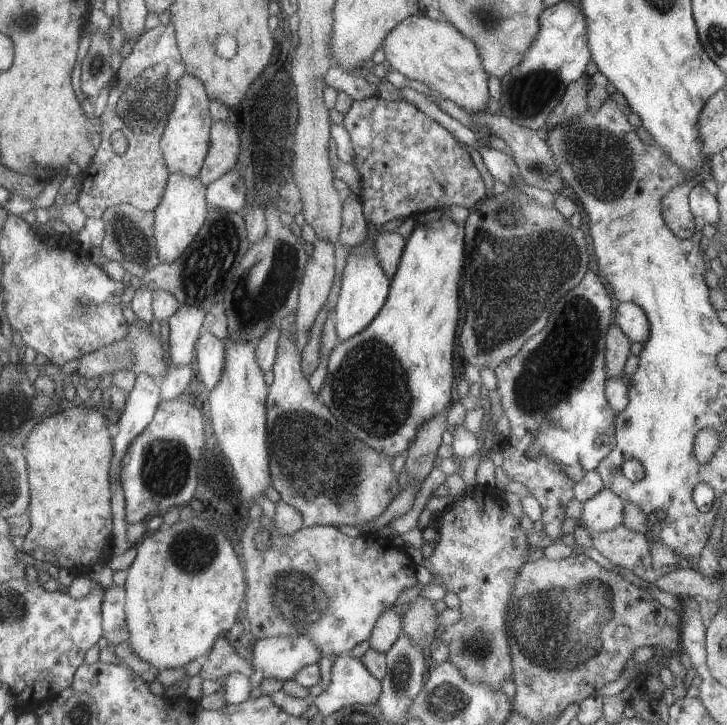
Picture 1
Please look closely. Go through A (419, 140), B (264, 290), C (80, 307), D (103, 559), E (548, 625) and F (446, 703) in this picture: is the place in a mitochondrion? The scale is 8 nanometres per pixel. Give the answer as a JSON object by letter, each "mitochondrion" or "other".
{"A":"mitochondrion","B":"mitochondrion","C":"mitochondrion","D":"other","E":"mitochondrion","F":"mitochondrion"}

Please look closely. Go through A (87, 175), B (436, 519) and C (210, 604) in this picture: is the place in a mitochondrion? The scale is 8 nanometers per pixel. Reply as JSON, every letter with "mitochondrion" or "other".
{"A":"other","B":"other","C":"other"}

